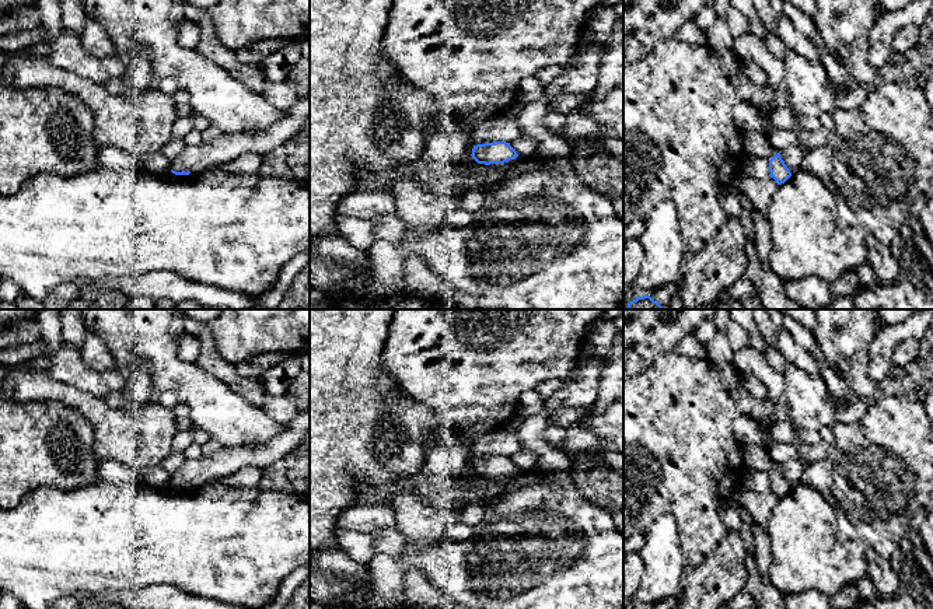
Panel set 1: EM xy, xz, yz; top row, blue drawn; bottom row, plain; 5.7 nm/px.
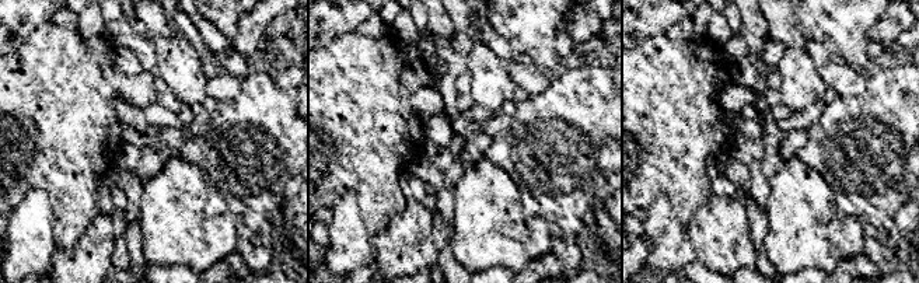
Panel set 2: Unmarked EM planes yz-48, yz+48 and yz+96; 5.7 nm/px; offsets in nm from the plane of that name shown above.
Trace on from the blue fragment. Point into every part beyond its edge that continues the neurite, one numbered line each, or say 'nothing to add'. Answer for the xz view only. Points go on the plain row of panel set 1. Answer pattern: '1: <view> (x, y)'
1: xz (517, 473)

